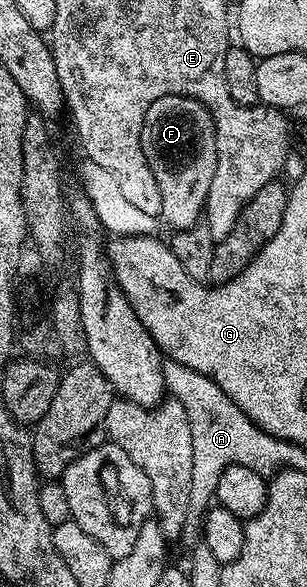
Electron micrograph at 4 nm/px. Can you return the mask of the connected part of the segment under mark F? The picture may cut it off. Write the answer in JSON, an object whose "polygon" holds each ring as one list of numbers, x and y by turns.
{"polygon":[[192,96,158,98,146,110,140,141,142,154,150,170,154,170,154,182,158,182,159,219,177,232,197,227,205,215,210,182,214,182,214,170,218,166,216,127,210,110]]}

